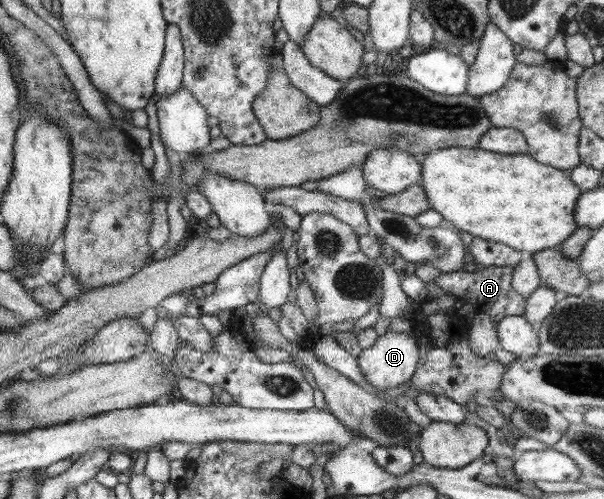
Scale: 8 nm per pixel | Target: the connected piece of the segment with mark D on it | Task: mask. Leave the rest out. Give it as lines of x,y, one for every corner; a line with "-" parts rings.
385,332
375,338
371,347
361,350
356,357
356,364
359,373
367,380
367,383
373,389
373,393
376,393
410,381
418,359
419,349
416,339
410,335
410,332

